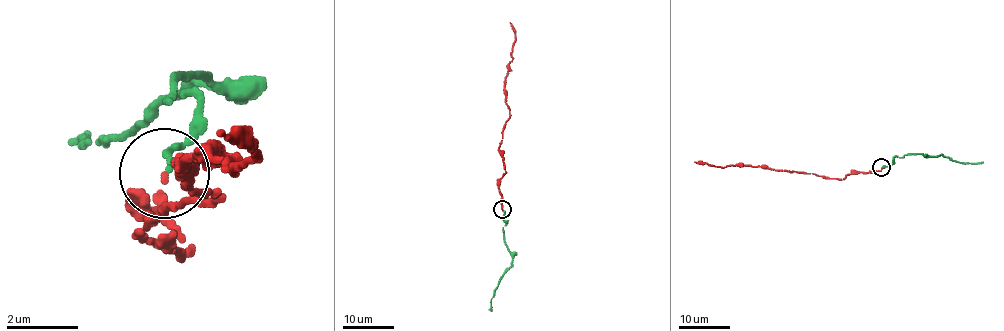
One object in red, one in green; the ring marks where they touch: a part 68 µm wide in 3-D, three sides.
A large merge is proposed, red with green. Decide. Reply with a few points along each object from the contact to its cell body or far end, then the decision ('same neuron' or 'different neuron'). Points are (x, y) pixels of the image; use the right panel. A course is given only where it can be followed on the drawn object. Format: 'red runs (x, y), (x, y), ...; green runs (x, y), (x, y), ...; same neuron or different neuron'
red runs (882, 167), (880, 171), (852, 172), (839, 180), (760, 166), (720, 167), (695, 162); green runs (882, 167), (893, 163), (896, 156), (912, 153), (943, 154), (953, 161), (981, 163); same neuron

